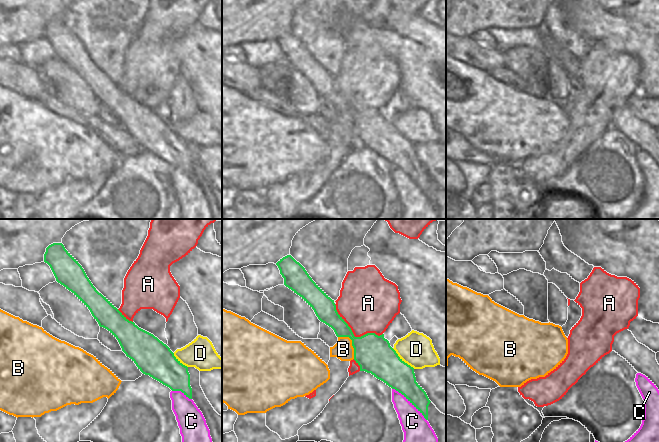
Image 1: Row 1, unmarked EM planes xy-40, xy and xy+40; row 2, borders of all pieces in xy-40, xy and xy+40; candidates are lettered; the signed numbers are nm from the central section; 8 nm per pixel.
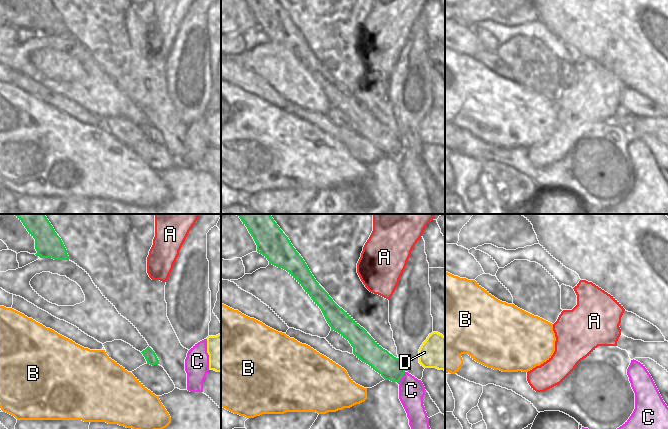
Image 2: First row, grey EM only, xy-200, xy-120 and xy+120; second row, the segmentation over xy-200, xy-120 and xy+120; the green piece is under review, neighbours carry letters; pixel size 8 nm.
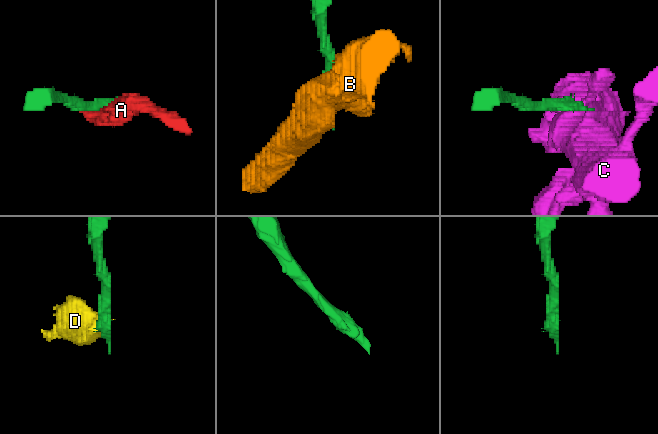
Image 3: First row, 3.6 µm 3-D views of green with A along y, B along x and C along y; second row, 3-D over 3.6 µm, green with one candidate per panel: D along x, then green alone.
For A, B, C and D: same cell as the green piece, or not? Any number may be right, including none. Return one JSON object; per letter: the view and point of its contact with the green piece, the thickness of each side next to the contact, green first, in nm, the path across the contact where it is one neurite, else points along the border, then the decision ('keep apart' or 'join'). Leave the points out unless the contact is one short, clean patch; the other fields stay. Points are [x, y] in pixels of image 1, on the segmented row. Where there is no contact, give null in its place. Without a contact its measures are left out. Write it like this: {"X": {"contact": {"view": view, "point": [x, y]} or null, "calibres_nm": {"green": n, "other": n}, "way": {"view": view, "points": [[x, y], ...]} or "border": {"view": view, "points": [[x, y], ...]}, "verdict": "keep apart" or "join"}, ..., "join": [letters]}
{"A": {"contact": {"view": "xy", "point": [353, 334]}, "calibres_nm": {"green": 300, "other": 420}, "verdict": "keep apart"}, "B": {"contact": {"view": "xy", "point": [352, 343]}, "calibres_nm": {"green": 300, "other": 160}, "border": {"view": "xy", "points": [[338, 336], [347, 336], [351, 340], [354, 358]]}, "verdict": "keep apart"}, "C": {"contact": {"view": "xy", "point": [410, 402]}, "calibres_nm": {"green": 240, "other": 220}, "border": {"view": "xy", "points": [[392, 388], [397, 390], [426, 420]]}, "verdict": "keep apart"}, "D": {"contact": {"view": "xy", "point": [403, 361]}, "calibres_nm": {"green": 300, "other": 280}, "border": {"view": "xy", "points": [[392, 348], [405, 362], [414, 368]]}, "verdict": "keep apart"}, "join": []}

